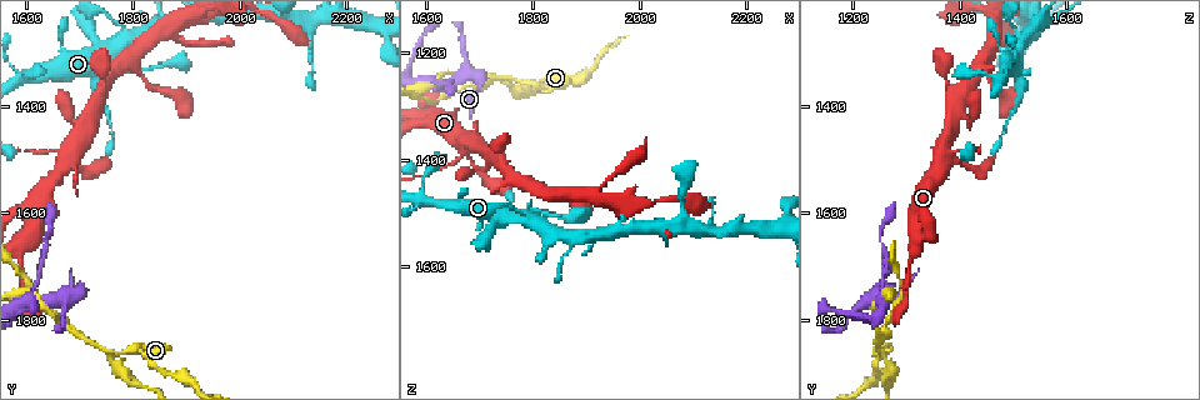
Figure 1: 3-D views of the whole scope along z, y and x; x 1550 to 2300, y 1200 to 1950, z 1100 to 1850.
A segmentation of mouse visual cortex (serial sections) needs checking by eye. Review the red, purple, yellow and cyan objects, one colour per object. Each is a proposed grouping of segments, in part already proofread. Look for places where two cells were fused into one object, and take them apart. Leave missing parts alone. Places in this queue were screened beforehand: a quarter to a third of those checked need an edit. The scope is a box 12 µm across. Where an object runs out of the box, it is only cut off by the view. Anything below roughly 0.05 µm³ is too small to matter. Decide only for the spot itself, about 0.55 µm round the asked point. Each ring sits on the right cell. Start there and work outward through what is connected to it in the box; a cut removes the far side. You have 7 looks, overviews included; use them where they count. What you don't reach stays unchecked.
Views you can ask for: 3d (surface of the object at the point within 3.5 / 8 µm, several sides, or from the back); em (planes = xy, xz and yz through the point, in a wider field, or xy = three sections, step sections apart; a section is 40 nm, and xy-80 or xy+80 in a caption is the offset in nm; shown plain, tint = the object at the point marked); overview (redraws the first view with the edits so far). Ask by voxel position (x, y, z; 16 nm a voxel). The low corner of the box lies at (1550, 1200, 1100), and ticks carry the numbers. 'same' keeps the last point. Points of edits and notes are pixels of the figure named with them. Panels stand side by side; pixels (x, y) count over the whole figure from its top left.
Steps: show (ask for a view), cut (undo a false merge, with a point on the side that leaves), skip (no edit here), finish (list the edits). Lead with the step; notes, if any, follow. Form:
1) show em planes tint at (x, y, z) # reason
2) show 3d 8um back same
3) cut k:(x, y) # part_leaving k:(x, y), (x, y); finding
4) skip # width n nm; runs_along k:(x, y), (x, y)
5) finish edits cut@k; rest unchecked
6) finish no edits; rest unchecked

show 3d 3.5um back at (1680, 1505, 1380) # four or more arms meet

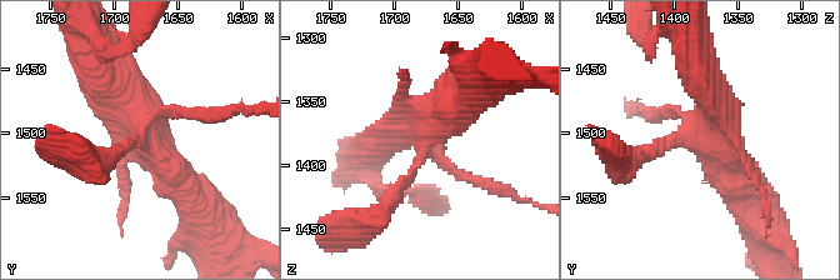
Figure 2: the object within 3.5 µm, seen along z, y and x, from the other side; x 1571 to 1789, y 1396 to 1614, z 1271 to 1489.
show em xy step 2 tint at (1678, 1506, 1380)

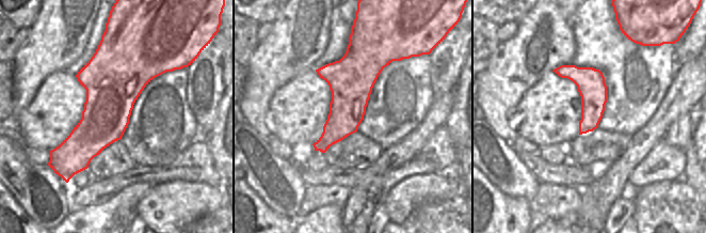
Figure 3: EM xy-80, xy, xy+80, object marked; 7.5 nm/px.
show em planes tint same # cut it another way

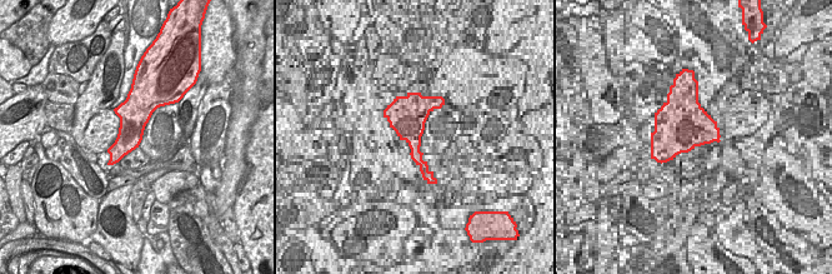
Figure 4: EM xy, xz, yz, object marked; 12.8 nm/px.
skip # runs_along 2:(185, 189), (93, 58); continuous, no second cell

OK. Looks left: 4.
show 3d 3.5um at (1735, 1385, 1400) # two arms at a narrow angle

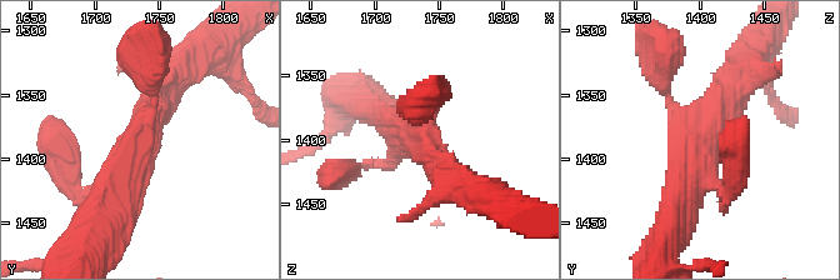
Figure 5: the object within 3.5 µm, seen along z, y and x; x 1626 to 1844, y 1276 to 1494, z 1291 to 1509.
show em xy step 2 plain at (1736, 1388, 1400) # arms 4; arm_widths 150, 150, 350, 450 nm

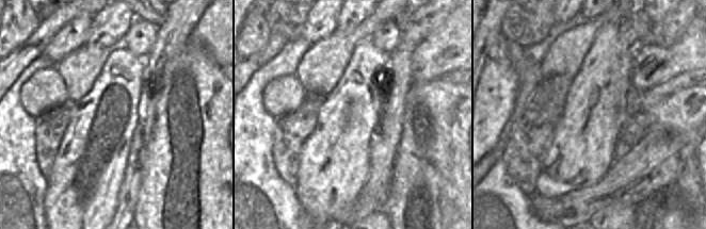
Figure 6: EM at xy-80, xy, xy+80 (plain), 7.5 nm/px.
show em xy step 2 tint same # where the object lies

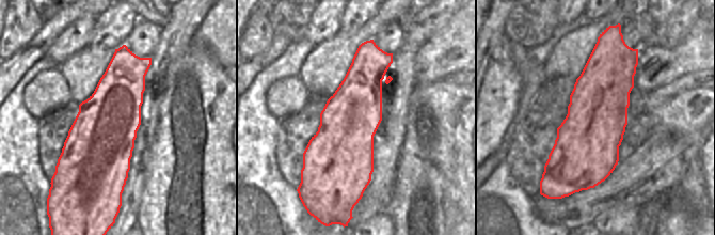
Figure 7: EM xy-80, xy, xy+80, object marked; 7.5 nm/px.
skip # runs_along 5:(111, 215), (139, 135), (170, 78); all the same cell

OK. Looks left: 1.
finish no edits; rest unchecked

